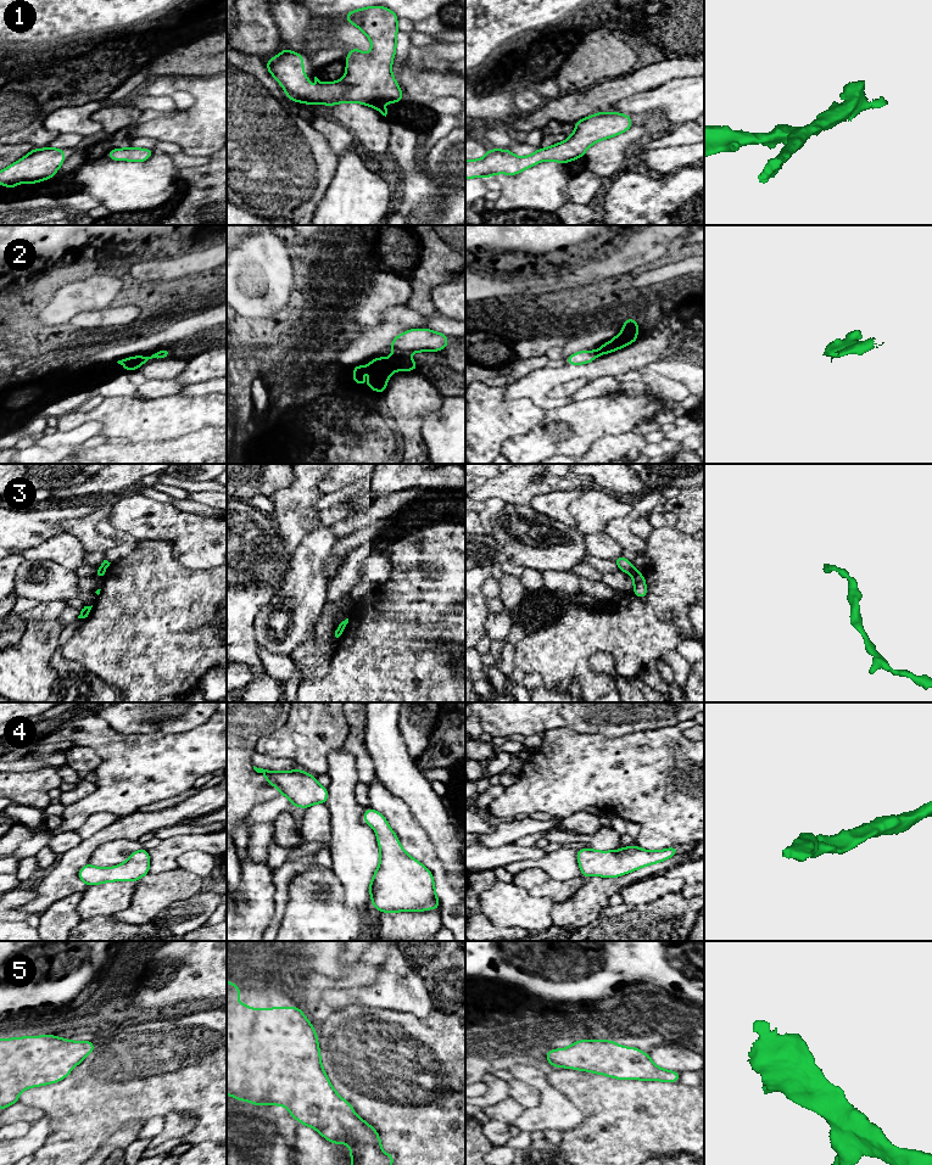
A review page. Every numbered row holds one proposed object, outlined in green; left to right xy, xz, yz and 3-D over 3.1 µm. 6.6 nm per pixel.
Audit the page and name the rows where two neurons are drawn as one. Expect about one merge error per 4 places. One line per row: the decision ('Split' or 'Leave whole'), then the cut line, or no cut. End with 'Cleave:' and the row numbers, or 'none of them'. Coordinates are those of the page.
1: Leave whole. No split
2: Split. Split along xz (394, 356), (407, 357)
3: Split. Split along yz (634, 569), (630, 573)
4: Leave whole. No split
5: Leave whole. No split
Cleave: 2, 3

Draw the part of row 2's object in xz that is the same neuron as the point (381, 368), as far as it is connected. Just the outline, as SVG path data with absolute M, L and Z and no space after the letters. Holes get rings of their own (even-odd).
M395 355L390 358L381 357L370 360L368 364L353 366L352 379L355 385L369 387L383 396L387 386L387 379L396 370L413 371L418 368L419 368L418 363L413 362L408 357L404 358ZM367 366L370 368L369 377L373 380L369 385L367 385L364 381L361 380Z

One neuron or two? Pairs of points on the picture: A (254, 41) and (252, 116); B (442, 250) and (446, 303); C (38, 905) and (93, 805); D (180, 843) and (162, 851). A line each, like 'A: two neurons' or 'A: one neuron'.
A: two neurons
B: two neurons
C: two neurons
D: one neuron

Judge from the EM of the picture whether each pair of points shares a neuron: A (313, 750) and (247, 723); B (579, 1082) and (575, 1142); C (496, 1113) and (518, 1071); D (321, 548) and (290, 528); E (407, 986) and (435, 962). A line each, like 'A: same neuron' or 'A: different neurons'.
A: different neurons
B: same neuron
C: different neurons
D: different neurons
E: different neurons

